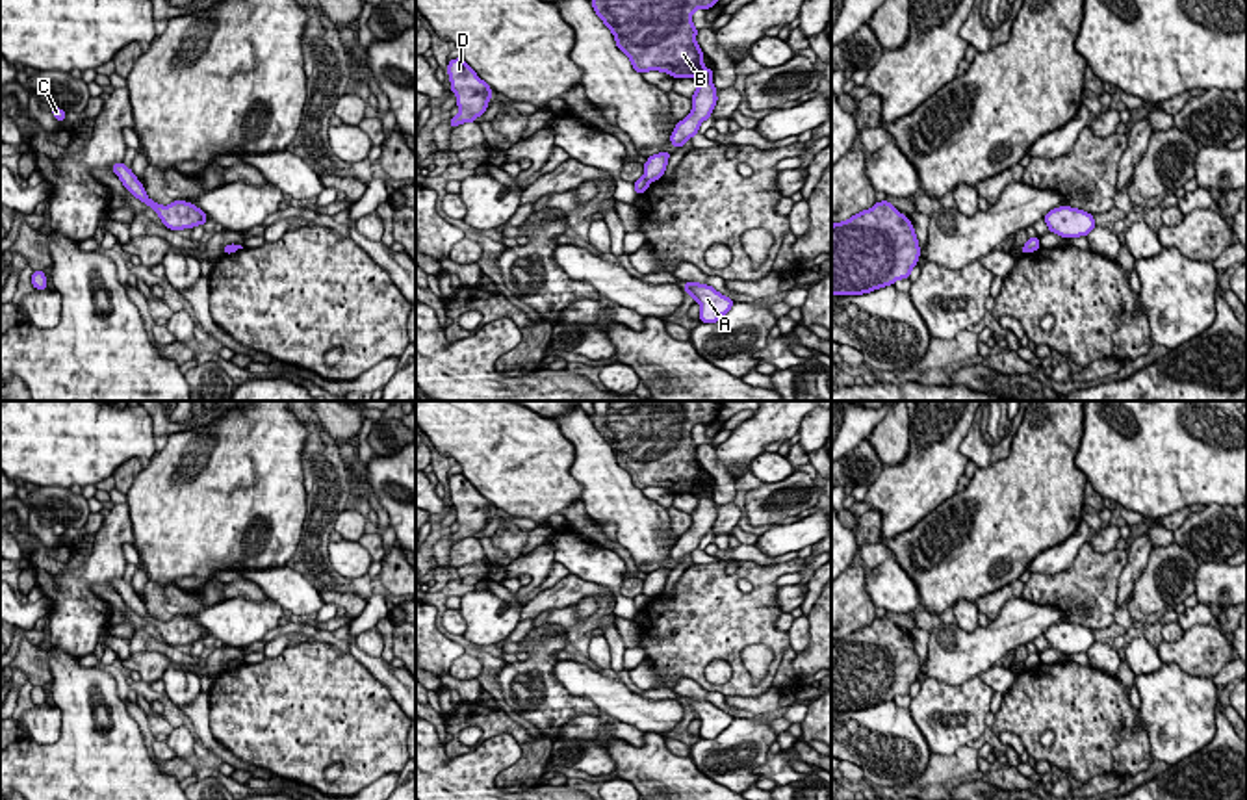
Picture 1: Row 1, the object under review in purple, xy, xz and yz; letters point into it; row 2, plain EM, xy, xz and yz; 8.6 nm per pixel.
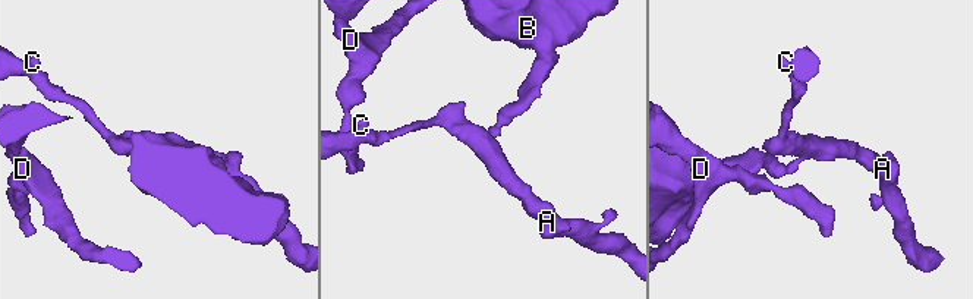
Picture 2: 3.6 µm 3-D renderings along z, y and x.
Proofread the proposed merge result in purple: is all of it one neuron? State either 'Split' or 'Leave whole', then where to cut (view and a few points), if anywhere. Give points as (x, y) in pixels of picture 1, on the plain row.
Split. Split along xz (642, 593), (650, 596)

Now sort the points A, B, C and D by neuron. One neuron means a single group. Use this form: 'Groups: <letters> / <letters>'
Groups: A C / B D

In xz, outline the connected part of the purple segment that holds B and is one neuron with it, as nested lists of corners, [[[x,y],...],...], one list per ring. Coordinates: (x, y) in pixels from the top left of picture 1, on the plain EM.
[[[592,401],[592,423],[616,455],[616,462],[631,475],[636,488],[661,486],[674,494],[698,494],[692,527],[675,540],[674,564],[698,549],[700,540],[716,522],[714,492],[703,481],[692,440],[696,425],[718,419],[724,401]]]

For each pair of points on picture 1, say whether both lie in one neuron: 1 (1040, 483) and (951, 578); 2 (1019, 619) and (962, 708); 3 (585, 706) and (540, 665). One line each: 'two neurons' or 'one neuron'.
1: one neuron
2: two neurons
3: one neuron

